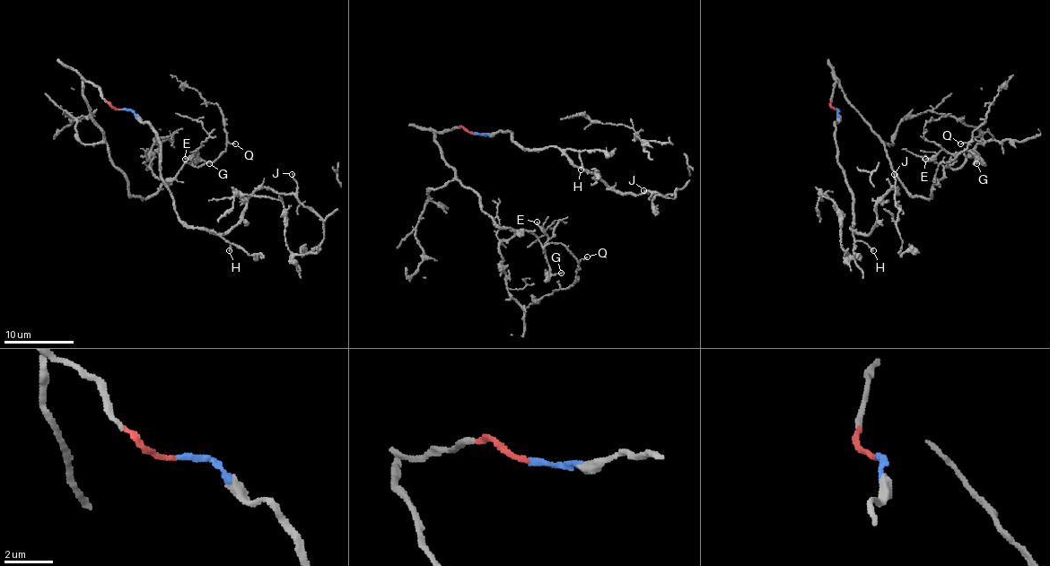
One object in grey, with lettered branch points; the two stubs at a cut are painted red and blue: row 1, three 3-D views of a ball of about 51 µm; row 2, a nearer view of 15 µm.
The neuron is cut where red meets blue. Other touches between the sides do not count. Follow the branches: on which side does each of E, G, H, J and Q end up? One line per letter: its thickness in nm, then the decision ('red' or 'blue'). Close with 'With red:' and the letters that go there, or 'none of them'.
E: 120 nm | red
G: 130 nm | red
H: 130 nm | blue
J: 100 nm | blue
Q: 130 nm | red
With red: E, G, Q

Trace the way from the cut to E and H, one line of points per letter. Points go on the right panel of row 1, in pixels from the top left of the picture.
E: (835, 109), (835, 82), (885, 146), (900, 183), (929, 198), (935, 170), (955, 158), (940, 150), (925, 158)
H: (835, 109), (837, 163), (853, 192), (853, 216), (850, 227), (853, 237), (872, 251)

